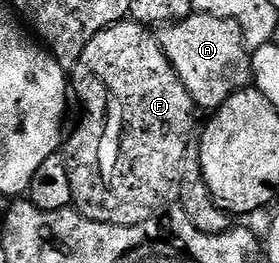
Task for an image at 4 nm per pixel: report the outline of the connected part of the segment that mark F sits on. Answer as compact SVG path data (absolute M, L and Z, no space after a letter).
M131 19L98 31L98 35L86 43L86 51L82 51L82 59L76 64L75 76L80 81L88 81L88 97L92 100L84 105L76 134L66 141L75 208L88 220L107 225L137 225L153 220L158 210L152 205L158 204L160 197L179 198L186 176L184 160L192 137L192 116L198 113L190 91L186 91L180 76L166 59L159 36L149 26Z

